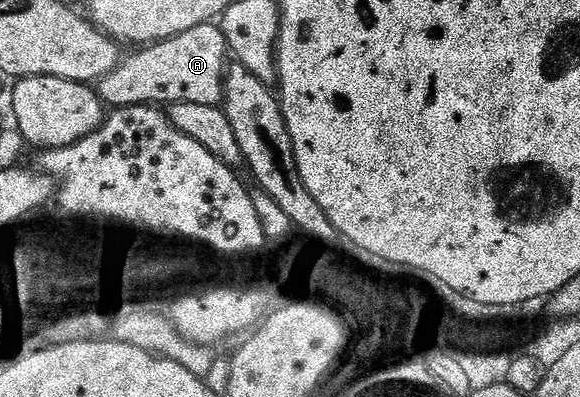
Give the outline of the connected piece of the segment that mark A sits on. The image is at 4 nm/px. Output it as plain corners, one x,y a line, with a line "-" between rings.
217,24
192,27
180,35
169,37
166,41
155,41
139,49
142,50
132,54
127,61
126,58
119,60
115,68
97,82
96,92
107,106
125,107
162,103
158,101
166,100
166,102
187,101
188,103
218,105
223,100
223,81
228,68
228,46
226,36

